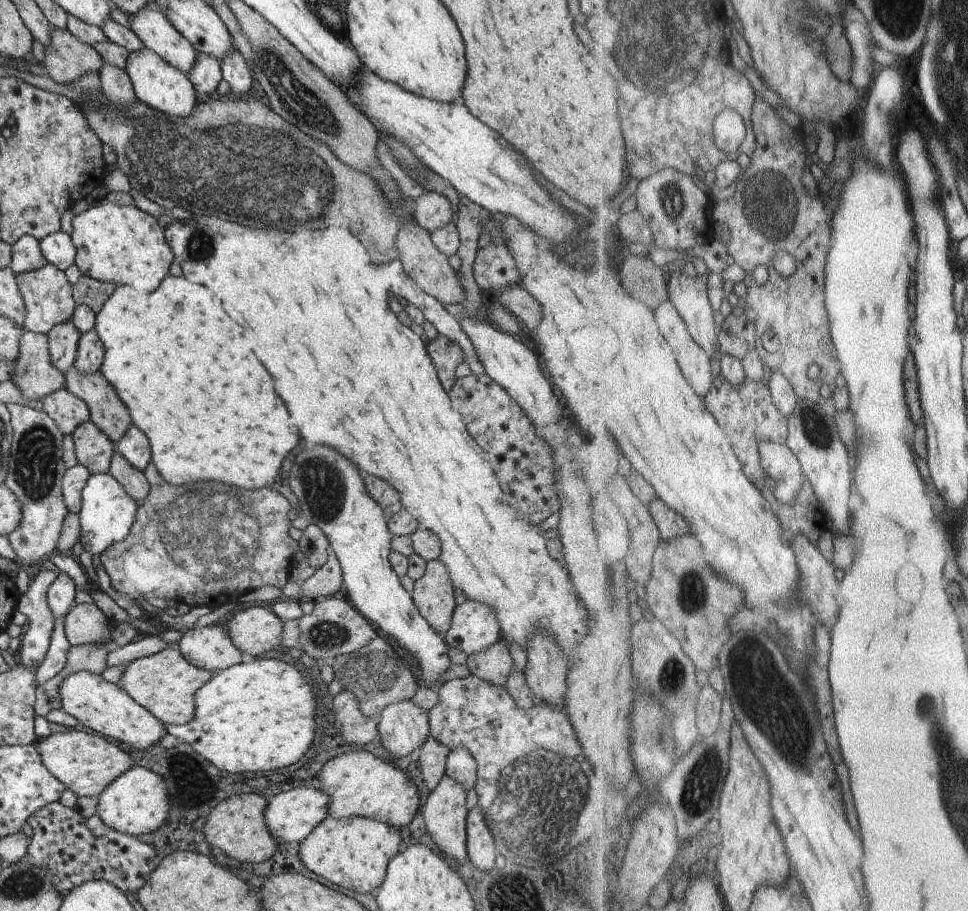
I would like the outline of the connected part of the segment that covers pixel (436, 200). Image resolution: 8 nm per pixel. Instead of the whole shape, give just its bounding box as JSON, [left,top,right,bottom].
[414,191,454,233]

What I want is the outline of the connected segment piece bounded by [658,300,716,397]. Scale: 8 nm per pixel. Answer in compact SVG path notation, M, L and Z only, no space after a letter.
M667 300L658 308L658 320L662 331L680 354L680 362L690 376L690 382L704 397L714 387L714 362L712 356L690 330L687 320L672 300Z

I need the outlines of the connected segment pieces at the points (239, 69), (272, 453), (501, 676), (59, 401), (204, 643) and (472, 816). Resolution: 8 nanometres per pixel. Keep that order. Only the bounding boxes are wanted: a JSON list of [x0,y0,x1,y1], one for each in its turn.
[[221,48,252,97],[93,274,306,492],[466,639,513,684],[43,388,90,435],[176,626,242,674],[466,805,498,870]]

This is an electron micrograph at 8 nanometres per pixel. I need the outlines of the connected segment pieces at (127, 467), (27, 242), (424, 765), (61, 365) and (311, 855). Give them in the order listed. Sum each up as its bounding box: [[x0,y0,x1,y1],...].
[[109,443,150,504],[9,234,47,273],[419,735,449,791],[47,320,80,374],[299,815,402,894]]

